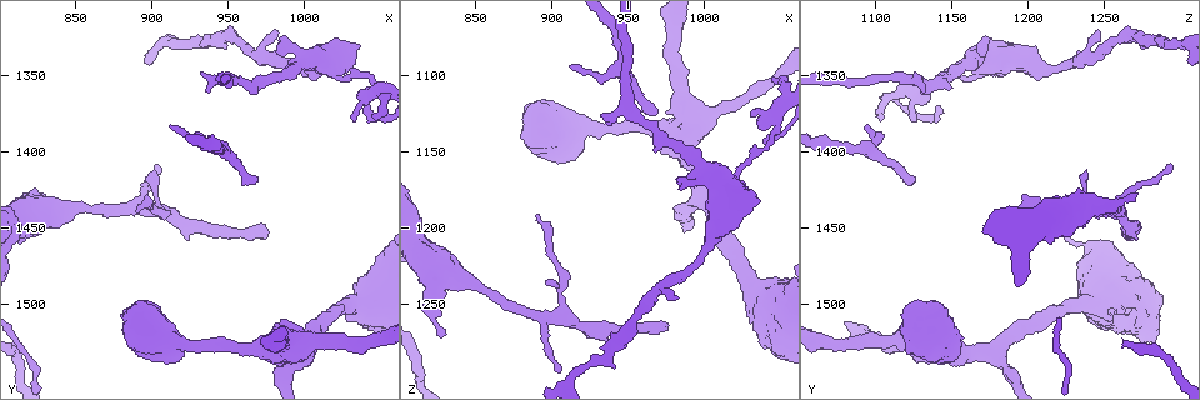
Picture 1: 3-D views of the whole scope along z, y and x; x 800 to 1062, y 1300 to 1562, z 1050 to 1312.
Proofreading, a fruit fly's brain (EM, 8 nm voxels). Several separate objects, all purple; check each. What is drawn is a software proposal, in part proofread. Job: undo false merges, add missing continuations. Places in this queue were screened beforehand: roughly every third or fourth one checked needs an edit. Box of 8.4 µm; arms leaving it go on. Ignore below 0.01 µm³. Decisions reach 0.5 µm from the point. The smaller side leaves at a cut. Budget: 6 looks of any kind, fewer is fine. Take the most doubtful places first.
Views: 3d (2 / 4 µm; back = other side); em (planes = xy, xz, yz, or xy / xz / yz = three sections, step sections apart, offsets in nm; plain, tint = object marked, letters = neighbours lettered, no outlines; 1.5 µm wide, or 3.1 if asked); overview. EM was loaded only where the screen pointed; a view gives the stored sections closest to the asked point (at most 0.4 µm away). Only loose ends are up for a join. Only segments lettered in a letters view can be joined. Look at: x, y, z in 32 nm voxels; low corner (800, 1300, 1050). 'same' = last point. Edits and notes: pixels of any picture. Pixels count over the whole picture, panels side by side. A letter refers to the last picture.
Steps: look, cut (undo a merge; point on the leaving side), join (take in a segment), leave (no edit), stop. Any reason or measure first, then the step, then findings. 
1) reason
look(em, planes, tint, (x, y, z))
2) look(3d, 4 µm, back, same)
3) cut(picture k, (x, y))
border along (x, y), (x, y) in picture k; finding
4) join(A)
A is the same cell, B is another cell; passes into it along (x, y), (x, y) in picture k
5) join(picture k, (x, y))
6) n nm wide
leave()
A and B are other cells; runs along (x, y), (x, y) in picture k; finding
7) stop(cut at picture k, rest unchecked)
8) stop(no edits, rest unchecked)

free end
look(em, planes, letters, (912, 1382, 1096))

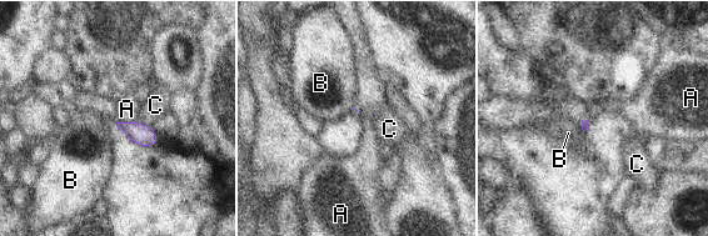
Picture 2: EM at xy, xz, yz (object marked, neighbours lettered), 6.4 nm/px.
leave()
A, B and C are other cells; border along (118, 120), (136, 121) in picture 2; no lettered segment goes on from it

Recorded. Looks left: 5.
branch stops here
look(3d, 4 µm, (974, 1448, 1264))

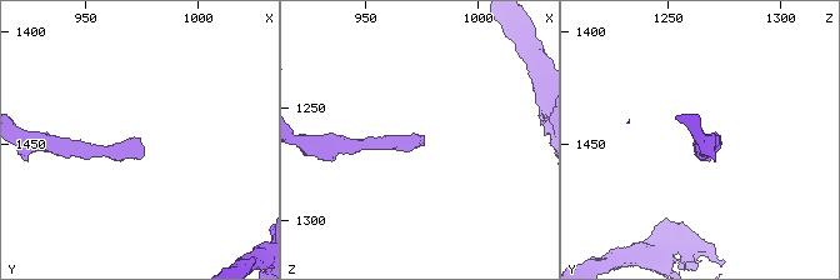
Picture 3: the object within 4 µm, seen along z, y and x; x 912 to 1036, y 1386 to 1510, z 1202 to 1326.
need the tissue
look(em, xz, step 4, tint, (975, 1449, 1262))

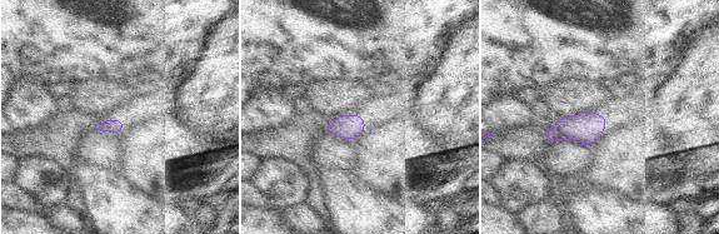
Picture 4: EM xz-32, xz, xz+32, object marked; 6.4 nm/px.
another direction
look(em, planes, letters, same)

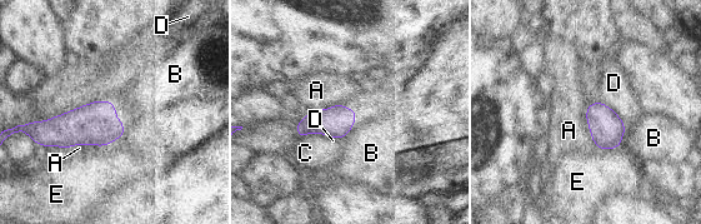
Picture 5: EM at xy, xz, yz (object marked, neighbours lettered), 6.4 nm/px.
A touches over 240 nm
leave()
A, B, C, D and E are other cells; border along (356, 112), (354, 125), (339, 139) in picture 5; no lettered segment goes on from it

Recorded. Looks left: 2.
thick end
look(3d, 2 µm, back, (986, 1326, 1174))

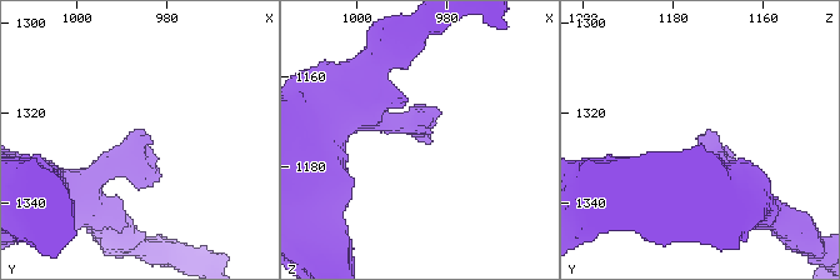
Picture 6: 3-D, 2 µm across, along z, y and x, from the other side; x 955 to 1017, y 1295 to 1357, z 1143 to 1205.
need the tissue
look(em, planes, letters, (985, 1325, 1174))

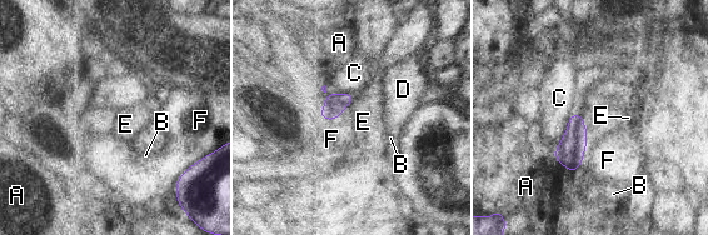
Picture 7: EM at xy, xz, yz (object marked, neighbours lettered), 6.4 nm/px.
leave()
A, B, C, D, E and F are other cells; border along (576, 111), (582, 118), (588, 136) in picture 7; no lettered segment goes on from it

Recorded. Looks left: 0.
stop(no edits, rest unchecked)

